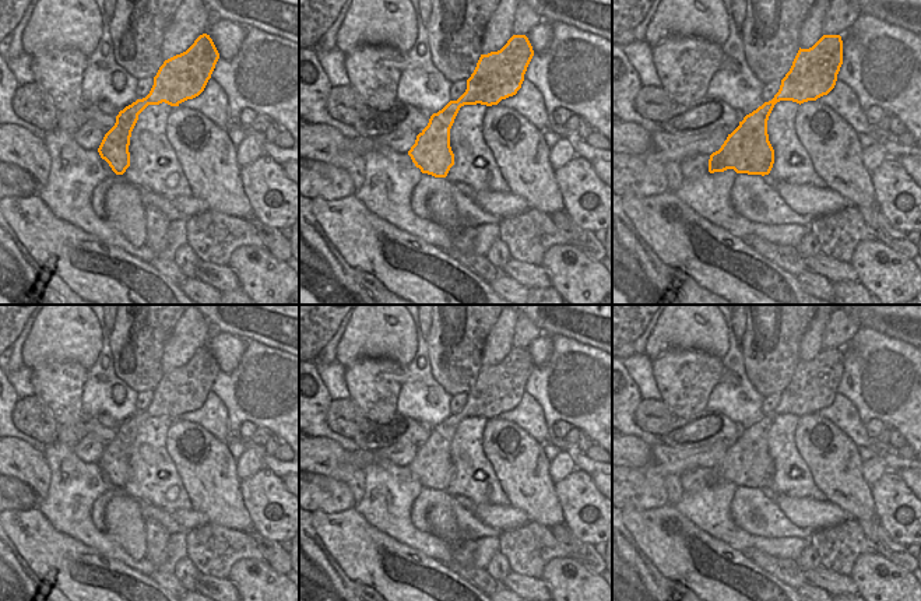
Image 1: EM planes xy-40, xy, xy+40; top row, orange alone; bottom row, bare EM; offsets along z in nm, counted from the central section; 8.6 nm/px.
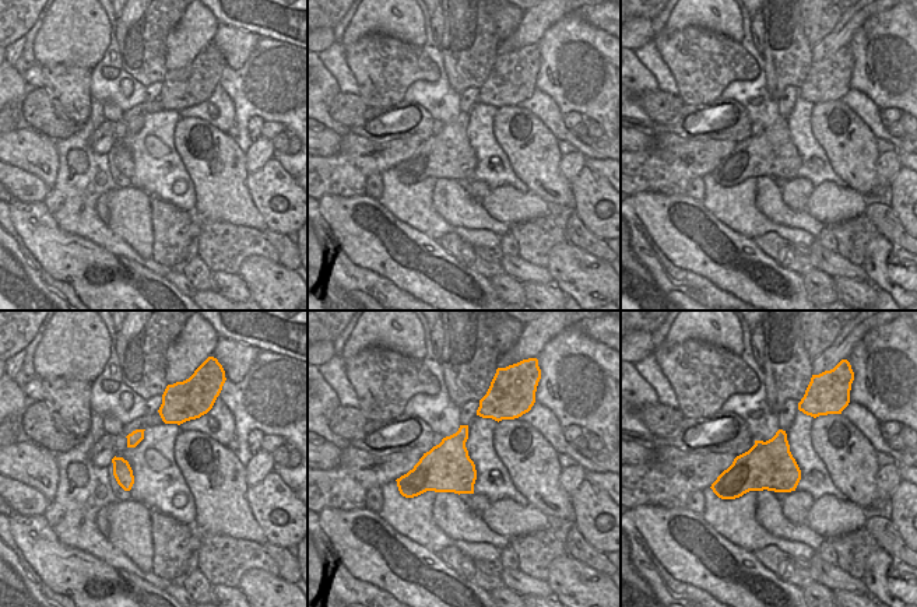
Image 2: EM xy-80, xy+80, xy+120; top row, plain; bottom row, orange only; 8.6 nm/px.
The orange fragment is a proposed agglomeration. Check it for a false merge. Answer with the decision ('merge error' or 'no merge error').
no merge error

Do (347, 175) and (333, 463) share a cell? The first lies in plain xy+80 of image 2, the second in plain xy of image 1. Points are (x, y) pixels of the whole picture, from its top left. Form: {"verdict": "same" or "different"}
{"verdict": "different"}

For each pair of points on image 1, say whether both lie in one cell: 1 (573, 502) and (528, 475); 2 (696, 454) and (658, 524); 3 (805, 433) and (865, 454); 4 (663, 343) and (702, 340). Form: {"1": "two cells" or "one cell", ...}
{"1": "two cells", "2": "two cells", "3": "two cells", "4": "one cell"}

